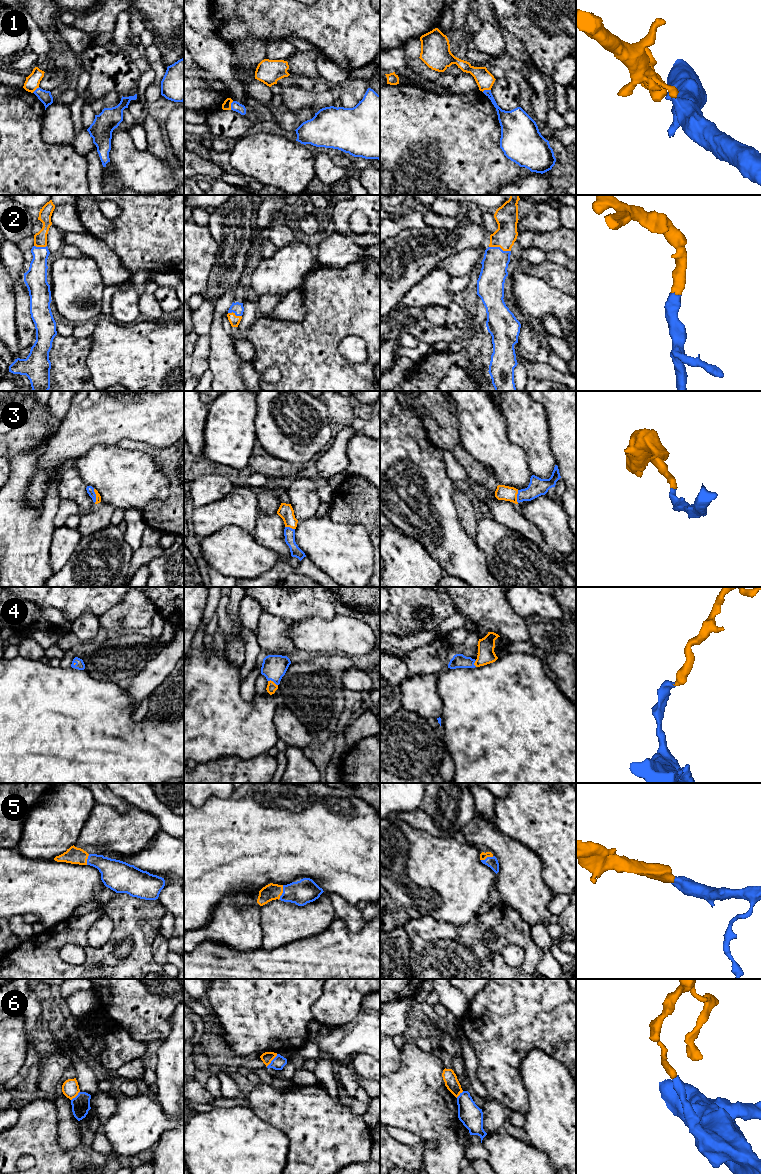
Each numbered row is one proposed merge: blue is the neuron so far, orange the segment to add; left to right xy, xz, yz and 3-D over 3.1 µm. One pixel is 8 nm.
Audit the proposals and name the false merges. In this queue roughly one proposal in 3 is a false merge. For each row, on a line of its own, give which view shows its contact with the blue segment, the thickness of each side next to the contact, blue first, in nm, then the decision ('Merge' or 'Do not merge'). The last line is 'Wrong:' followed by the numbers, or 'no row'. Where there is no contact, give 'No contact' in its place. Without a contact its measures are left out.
1: Touches blue in xz. Thickness 80 nm (blue) against 70 nm. Do not merge
2: Touches blue in yz. Thickness 220 nm (blue) against 180 nm. Merge
3: Touches blue in xy. Thickness 60 nm (blue) against 50 nm. Merge
4: Touches blue in xz. Thickness 200 nm (blue) against 80 nm. Merge
5: Touches blue in xz. Thickness 190 nm (blue) against 130 nm. Merge
6: Touches blue in xz. Thickness 100 nm (blue) against 90 nm. Do not merge
Wrong: 1, 6

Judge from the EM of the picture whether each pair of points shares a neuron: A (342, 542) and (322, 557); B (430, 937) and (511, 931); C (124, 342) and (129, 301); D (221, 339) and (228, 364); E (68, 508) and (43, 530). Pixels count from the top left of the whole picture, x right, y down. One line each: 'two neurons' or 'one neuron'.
A: one neuron
B: one neuron
C: two neurons
D: one neuron
E: two neurons

